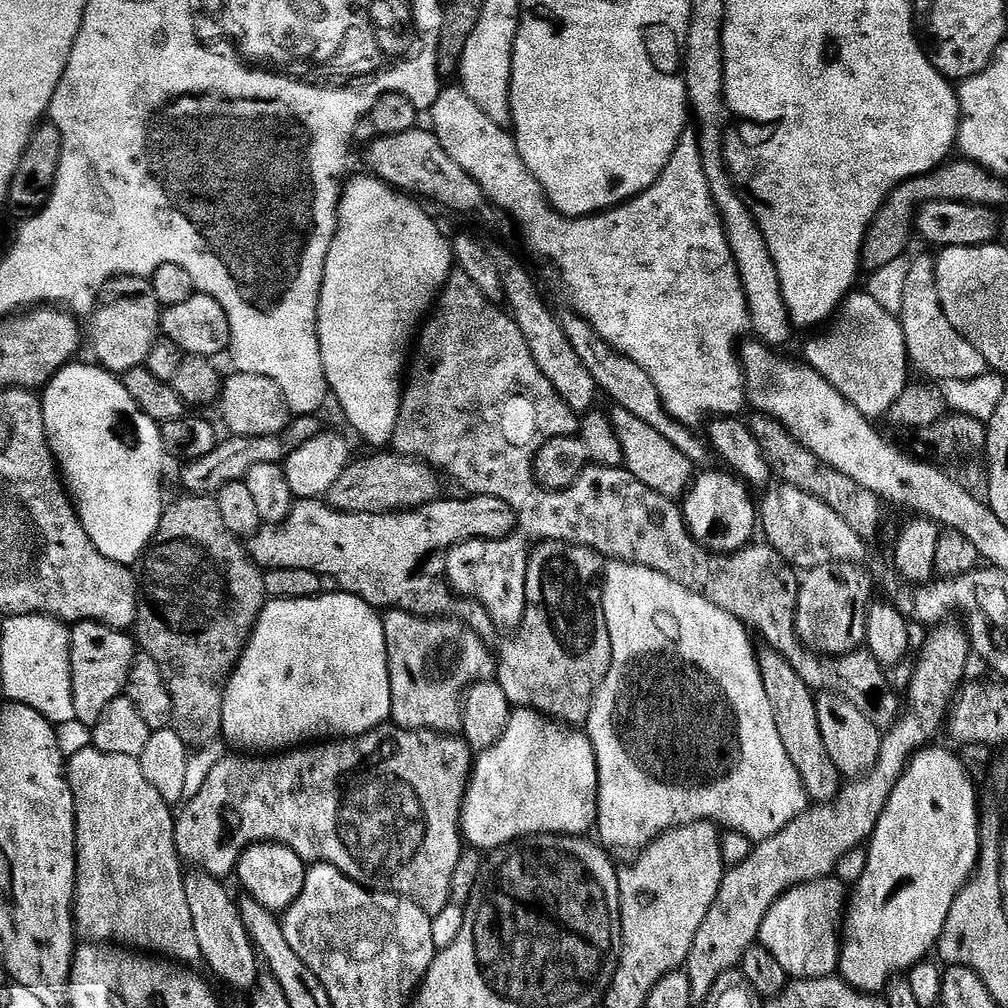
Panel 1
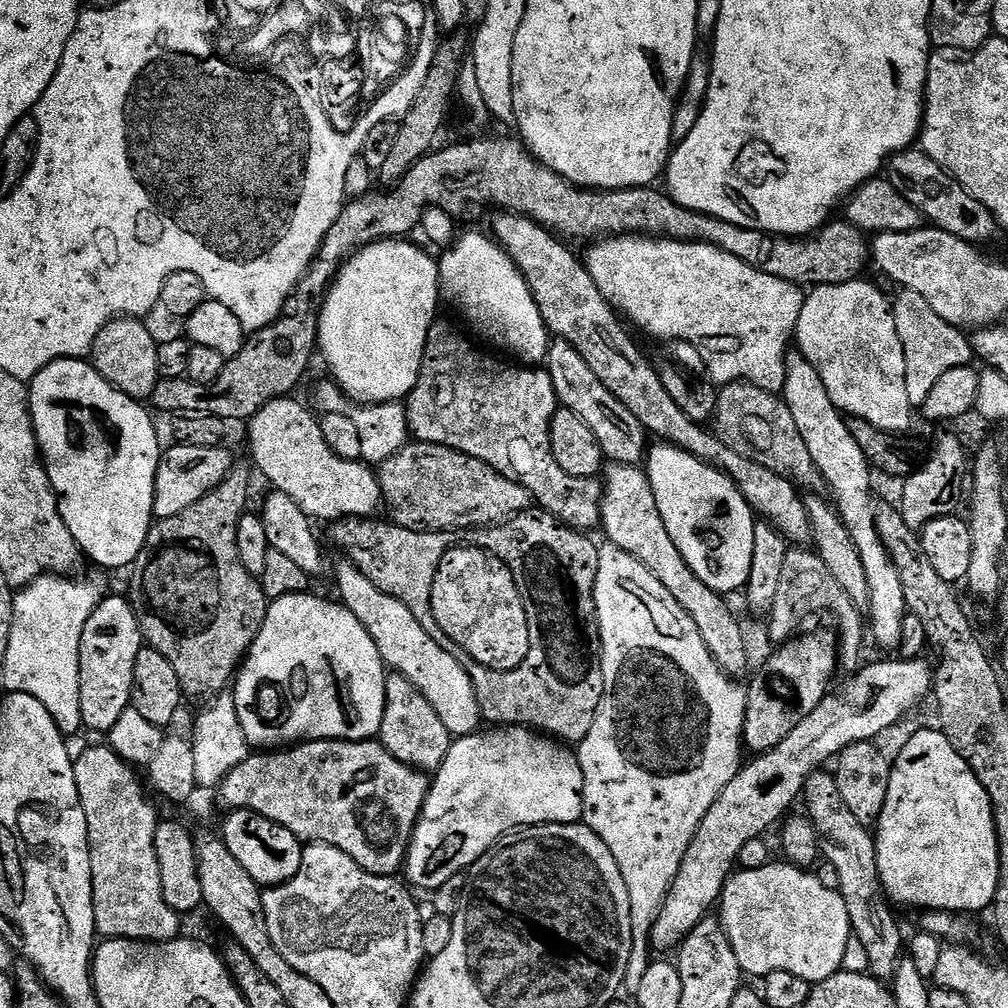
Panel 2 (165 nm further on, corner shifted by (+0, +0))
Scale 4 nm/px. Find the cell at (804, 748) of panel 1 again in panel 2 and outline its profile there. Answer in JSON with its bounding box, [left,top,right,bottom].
[802,770,906,982]

